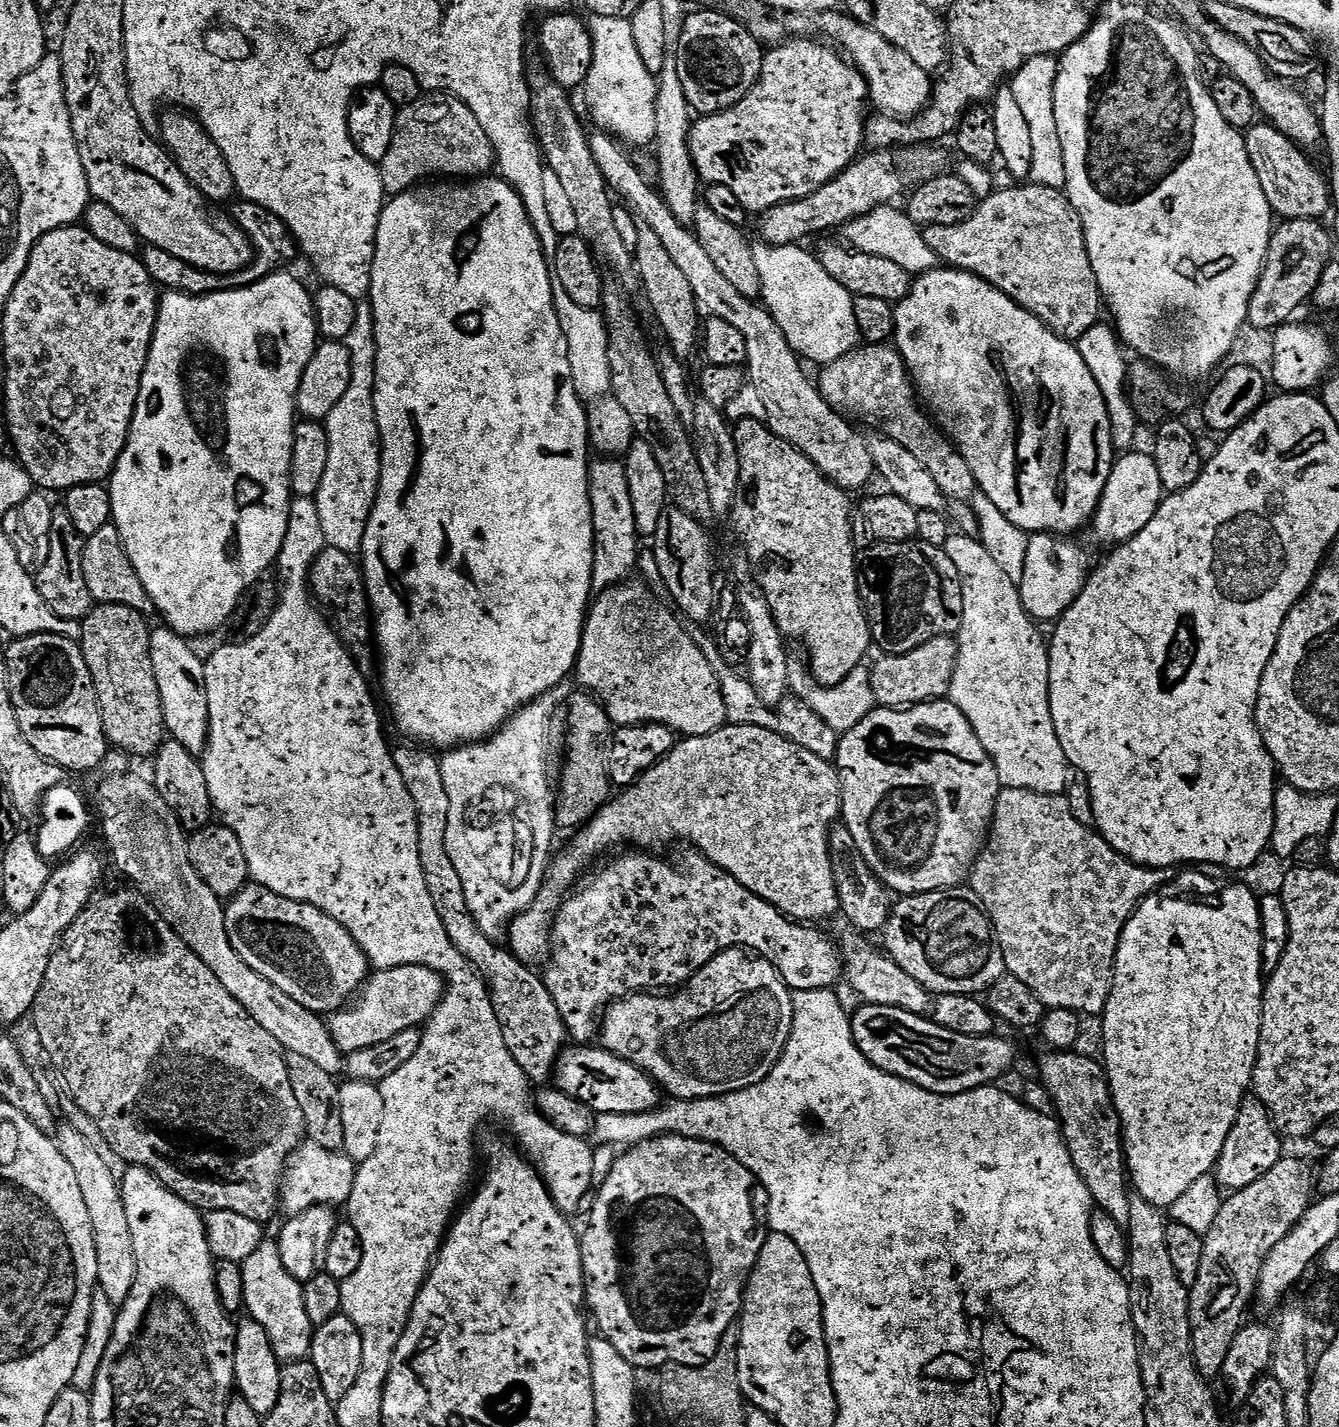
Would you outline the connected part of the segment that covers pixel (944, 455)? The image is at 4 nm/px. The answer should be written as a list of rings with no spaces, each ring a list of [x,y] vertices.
[[[865,343],[850,354],[823,365],[819,372],[820,393],[831,408],[843,410],[849,417],[857,416],[883,439],[906,446],[906,450],[910,450],[910,454],[934,474],[934,482],[938,482],[949,501],[968,502],[976,495],[976,479],[970,466],[966,466],[966,458],[962,458],[955,444],[936,427],[922,407],[908,375],[908,367],[895,347],[887,343]]]

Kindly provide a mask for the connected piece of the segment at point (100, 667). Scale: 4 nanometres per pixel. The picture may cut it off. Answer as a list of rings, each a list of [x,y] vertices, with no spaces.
[[[97,603],[84,617],[80,625],[79,646],[86,658],[86,666],[92,675],[96,697],[100,703],[102,726],[113,749],[121,748],[132,756],[155,757],[166,739],[162,718],[162,694],[158,690],[158,678],[154,678],[154,662],[150,662],[150,638],[153,629],[148,628],[145,613],[130,606]]]

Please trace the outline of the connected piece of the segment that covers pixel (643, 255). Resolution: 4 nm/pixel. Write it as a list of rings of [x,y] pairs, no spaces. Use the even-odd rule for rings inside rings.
[[[641,220],[638,226],[638,246],[634,249],[634,272],[640,275],[640,284],[644,287],[644,296],[668,339],[667,347],[679,360],[691,361],[692,355],[697,355],[702,344],[702,309],[696,303],[694,290],[690,290],[690,281],[682,274],[682,269],[670,258],[664,243],[654,234],[654,230]]]

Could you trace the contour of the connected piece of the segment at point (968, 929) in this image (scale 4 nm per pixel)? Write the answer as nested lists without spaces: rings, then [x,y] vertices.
[[[968,886],[897,899],[882,929],[883,936],[886,955],[936,996],[984,994],[1006,975],[1004,955],[996,943],[992,921]]]

